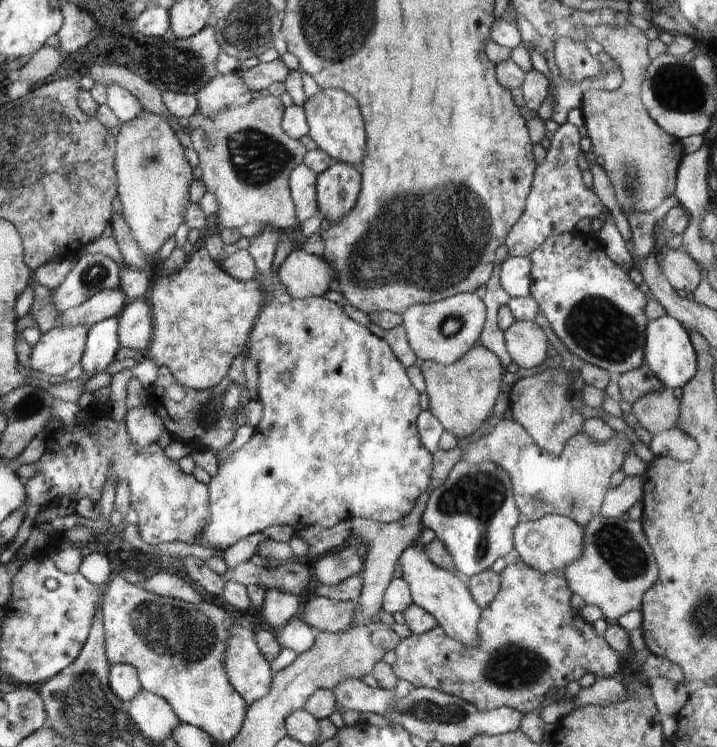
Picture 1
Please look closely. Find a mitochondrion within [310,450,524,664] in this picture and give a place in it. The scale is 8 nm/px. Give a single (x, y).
(480, 496)

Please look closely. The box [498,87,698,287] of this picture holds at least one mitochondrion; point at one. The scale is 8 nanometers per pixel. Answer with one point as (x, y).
(633, 179)

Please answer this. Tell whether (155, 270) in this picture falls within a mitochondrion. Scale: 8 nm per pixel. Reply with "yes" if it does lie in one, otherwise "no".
no

